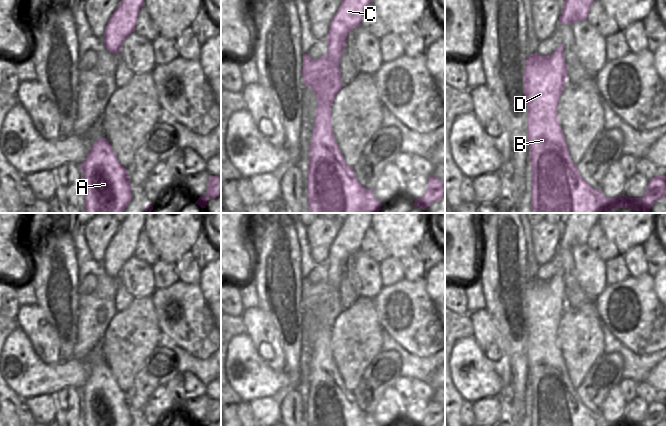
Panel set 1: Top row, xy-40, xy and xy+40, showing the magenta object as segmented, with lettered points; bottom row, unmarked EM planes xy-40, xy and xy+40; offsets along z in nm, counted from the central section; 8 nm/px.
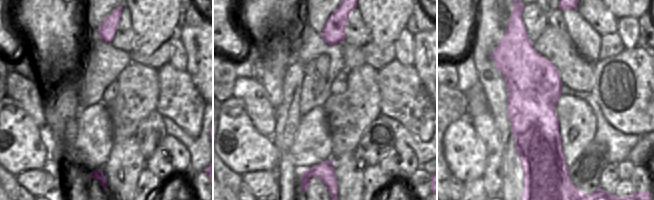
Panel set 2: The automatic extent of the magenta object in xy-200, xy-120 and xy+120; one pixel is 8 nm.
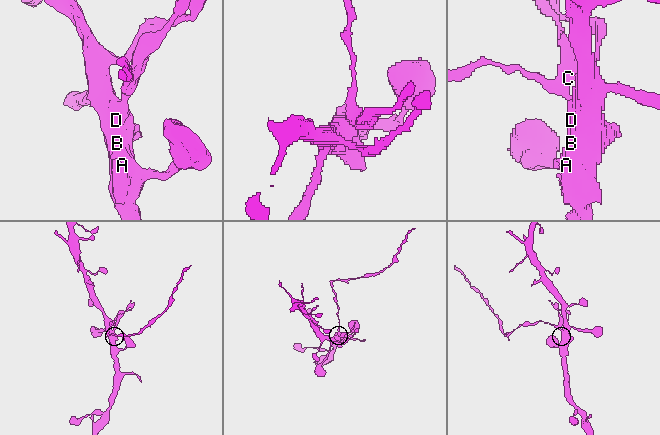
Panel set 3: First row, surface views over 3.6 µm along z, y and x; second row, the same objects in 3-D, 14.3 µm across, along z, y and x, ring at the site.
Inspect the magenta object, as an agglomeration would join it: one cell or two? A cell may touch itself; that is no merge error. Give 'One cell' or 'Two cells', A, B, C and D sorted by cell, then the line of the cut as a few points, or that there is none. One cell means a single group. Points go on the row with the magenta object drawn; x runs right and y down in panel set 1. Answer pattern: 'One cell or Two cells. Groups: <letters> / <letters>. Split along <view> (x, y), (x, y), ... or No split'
Two cells. Groups: A B D / C. Split along xy (327, 53), (339, 60)

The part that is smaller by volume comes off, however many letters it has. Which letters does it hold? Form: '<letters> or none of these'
C

